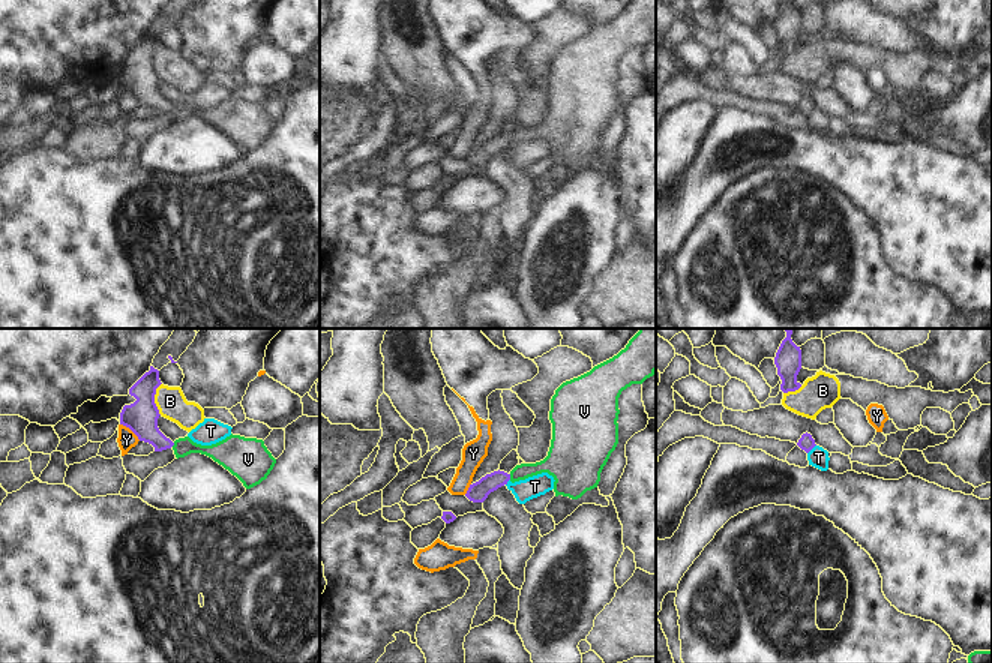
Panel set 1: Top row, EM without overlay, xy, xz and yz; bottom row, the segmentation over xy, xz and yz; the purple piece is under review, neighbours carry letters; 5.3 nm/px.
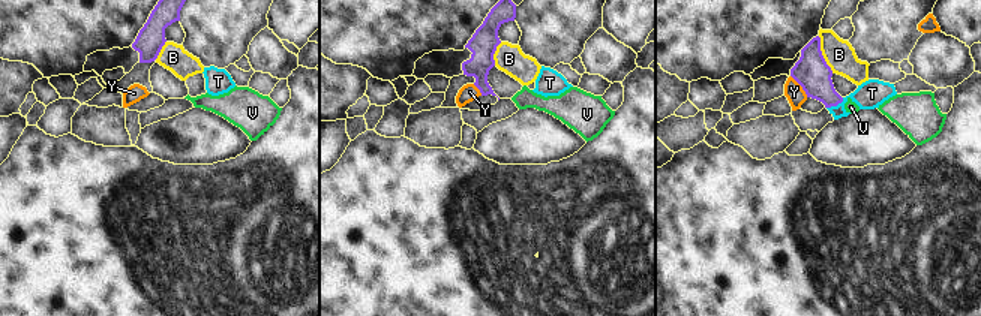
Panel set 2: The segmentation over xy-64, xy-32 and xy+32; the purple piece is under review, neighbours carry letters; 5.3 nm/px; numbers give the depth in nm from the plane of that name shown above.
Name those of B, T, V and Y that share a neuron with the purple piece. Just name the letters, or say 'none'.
V

